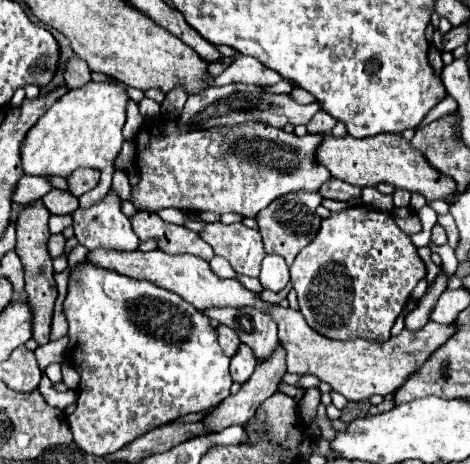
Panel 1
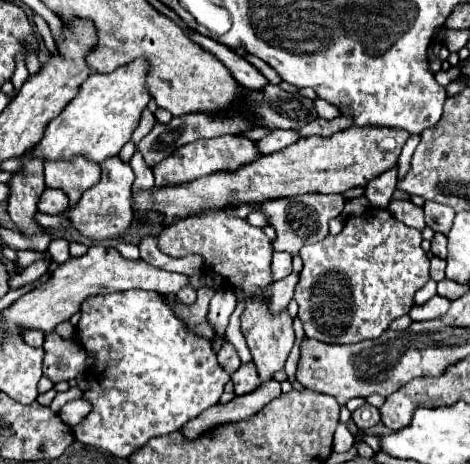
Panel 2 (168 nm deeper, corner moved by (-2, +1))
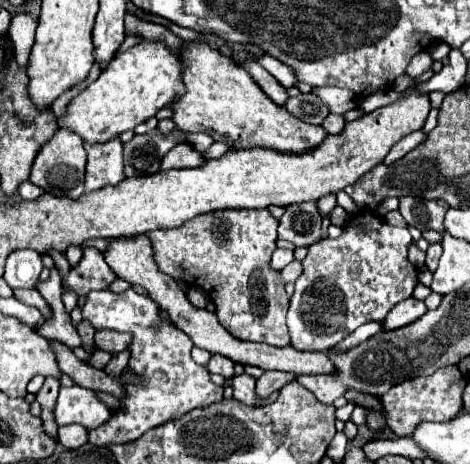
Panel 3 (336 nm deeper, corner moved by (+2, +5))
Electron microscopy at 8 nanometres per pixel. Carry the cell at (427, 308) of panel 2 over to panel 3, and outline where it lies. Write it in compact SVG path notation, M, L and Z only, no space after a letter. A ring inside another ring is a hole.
M411 297L411 299L407 299L405 303L395 305L395 309L383 319L383 329L387 329L387 331L399 329L399 327L403 327L403 325L419 319L425 311L427 311L425 303Z

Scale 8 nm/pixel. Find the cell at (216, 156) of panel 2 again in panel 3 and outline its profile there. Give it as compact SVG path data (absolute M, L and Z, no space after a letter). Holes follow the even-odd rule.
M179 143L175 145L171 151L167 151L167 155L163 157L161 169L191 169L191 167L199 167L203 163L203 153L195 151L191 145L187 143Z

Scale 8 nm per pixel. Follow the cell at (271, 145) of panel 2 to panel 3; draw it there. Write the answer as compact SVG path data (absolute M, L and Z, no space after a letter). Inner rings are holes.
M215 141L215 143L203 153L203 159L217 159L219 155L223 155L223 153L227 153L227 151L231 151L231 143L227 143L227 141Z

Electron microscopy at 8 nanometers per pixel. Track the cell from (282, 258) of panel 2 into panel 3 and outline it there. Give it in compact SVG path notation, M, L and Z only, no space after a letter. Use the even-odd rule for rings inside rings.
M275 249L273 259L271 259L271 267L275 271L281 271L285 265L289 265L293 261L293 251L291 249Z

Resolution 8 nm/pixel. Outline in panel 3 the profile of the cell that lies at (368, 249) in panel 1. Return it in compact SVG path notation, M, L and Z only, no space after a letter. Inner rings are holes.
M371 209L359 211L345 227L341 237L323 239L309 247L303 259L303 273L295 281L295 293L287 313L291 345L299 351L327 351L369 321L383 321L385 315L401 301L409 299L417 285L417 269L407 259L407 247L413 243L407 229L391 227Z

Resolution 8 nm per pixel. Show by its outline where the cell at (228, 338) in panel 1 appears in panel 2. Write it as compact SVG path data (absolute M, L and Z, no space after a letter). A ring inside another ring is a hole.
M225 341L225 343L223 343L223 347L221 347L221 349L219 349L219 353L217 353L217 359L219 359L221 367L223 367L227 373L233 373L233 371L241 365L239 355L237 355L235 347L233 347L229 341Z

